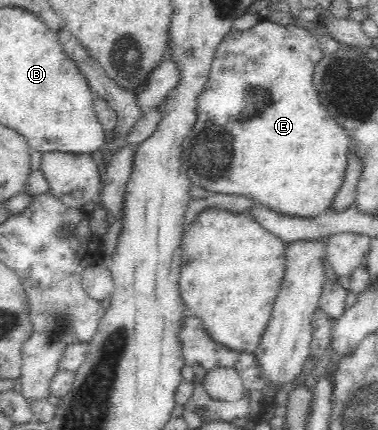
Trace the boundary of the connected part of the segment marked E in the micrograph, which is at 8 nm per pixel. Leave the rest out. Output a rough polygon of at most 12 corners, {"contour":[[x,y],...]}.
{"contour":[[266,18],[214,50],[178,146],[192,188],[333,208],[352,152],[316,37]]}

